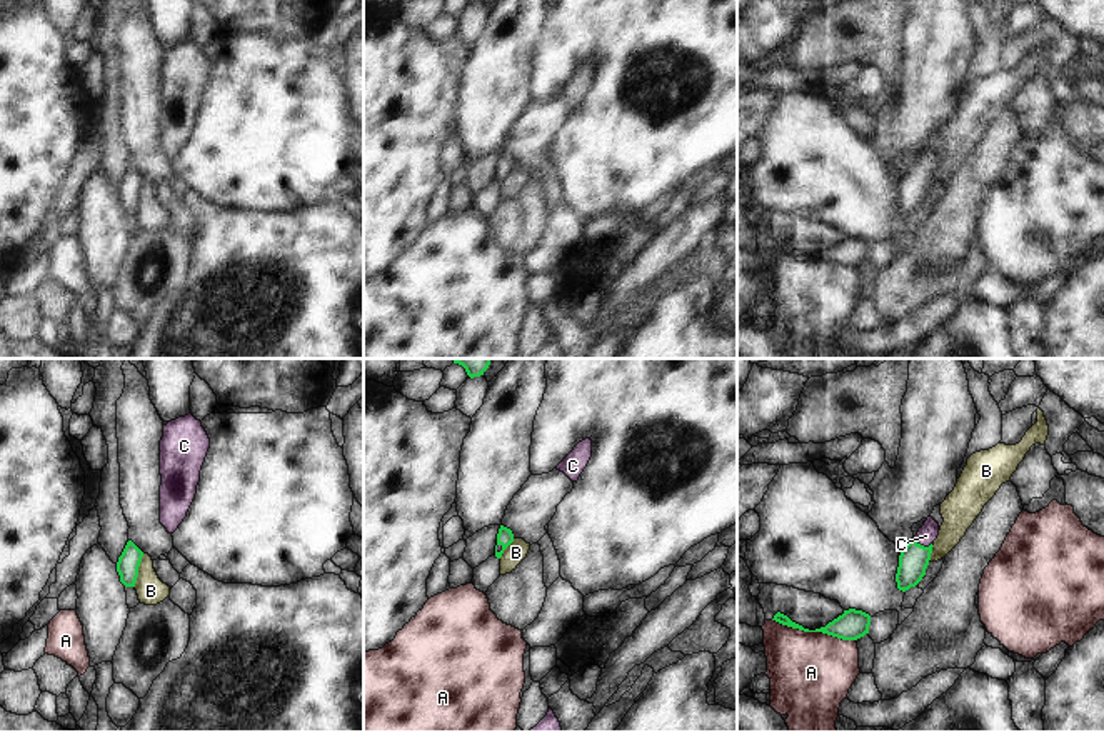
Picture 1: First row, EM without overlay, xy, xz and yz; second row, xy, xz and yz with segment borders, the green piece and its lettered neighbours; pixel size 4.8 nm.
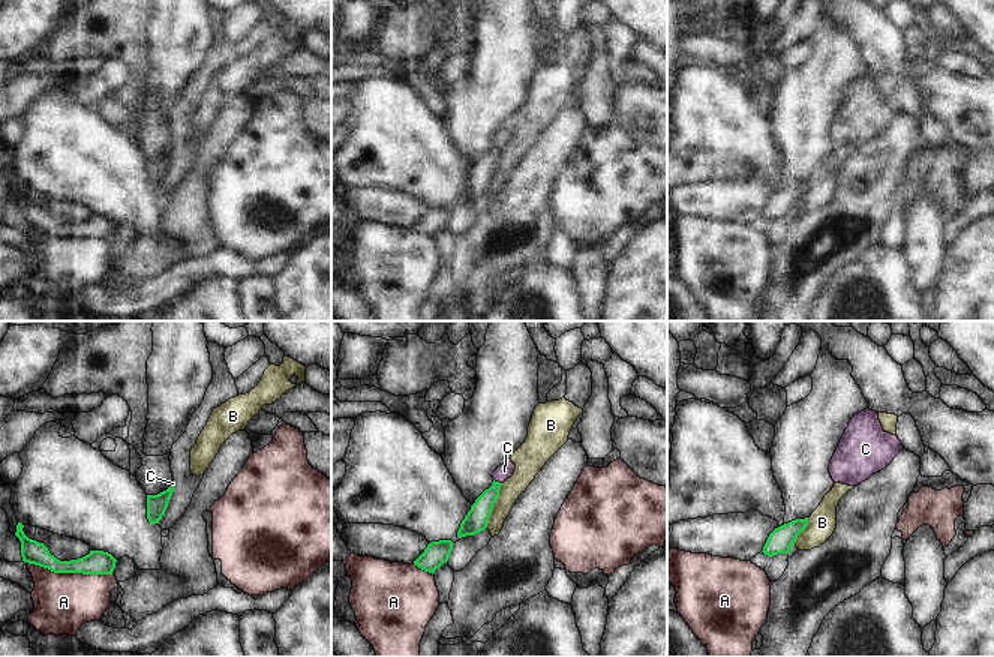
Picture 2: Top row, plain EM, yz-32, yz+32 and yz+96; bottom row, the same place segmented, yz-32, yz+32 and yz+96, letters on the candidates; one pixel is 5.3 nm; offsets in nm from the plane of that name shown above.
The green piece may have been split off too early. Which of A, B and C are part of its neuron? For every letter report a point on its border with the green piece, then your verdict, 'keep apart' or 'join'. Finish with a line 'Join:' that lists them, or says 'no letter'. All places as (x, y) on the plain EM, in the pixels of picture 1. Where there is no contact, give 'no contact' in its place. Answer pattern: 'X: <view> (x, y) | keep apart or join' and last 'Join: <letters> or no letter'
A: yz (814, 257) | keep apart
B: xy (137, 197) | keep apart
C: yz (923, 172) | join
Join: C

